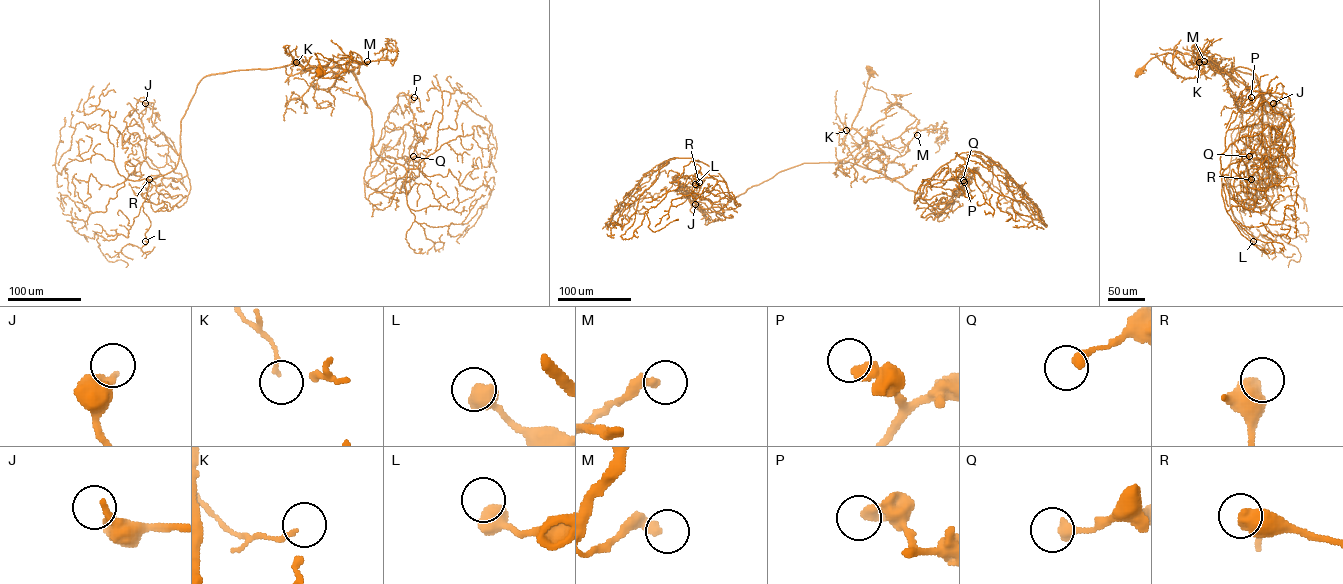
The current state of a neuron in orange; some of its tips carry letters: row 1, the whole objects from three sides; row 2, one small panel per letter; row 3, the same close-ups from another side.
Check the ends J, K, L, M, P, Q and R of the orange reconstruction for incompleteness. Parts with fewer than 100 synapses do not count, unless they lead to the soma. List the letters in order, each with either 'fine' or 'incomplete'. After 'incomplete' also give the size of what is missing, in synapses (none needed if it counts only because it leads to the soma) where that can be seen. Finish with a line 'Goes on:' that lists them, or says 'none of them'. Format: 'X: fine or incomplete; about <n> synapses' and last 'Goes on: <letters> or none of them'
J: fine
K: fine
L: fine
M: fine
P: fine
Q: fine
R: fine
Goes on: none of them

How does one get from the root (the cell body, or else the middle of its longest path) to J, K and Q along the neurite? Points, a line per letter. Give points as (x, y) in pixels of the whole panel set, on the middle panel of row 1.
J: (869, 69), (852, 125), (866, 140), (854, 164), (780, 171), (728, 200), (720, 216), (695, 204)
K: (869, 69), (862, 105), (852, 128), (846, 127), (846, 130)
Q: (869, 69), (852, 125), (866, 140), (856, 163), (923, 193), (930, 206), (950, 204), (968, 182), (963, 180)

